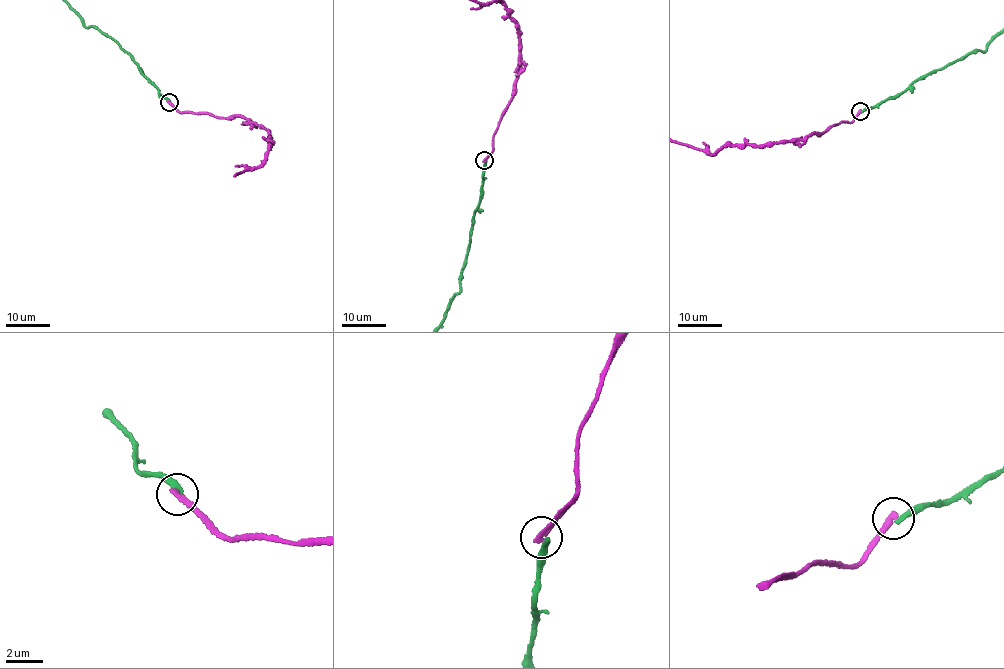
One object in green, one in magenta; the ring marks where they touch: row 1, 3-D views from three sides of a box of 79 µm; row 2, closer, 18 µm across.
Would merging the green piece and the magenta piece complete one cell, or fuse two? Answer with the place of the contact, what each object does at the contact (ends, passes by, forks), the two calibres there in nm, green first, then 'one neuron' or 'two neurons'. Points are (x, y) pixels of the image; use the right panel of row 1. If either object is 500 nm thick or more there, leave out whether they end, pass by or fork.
(860, 111) | green ends | magenta ends | 240/320 nm | two neurons

